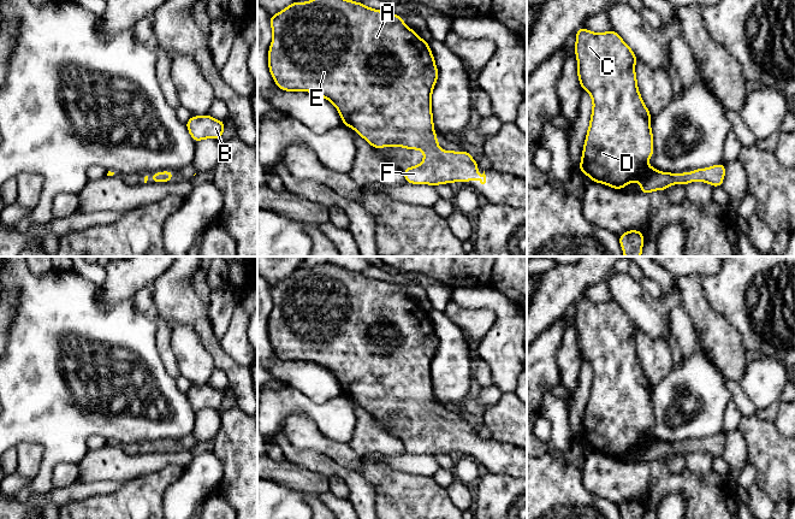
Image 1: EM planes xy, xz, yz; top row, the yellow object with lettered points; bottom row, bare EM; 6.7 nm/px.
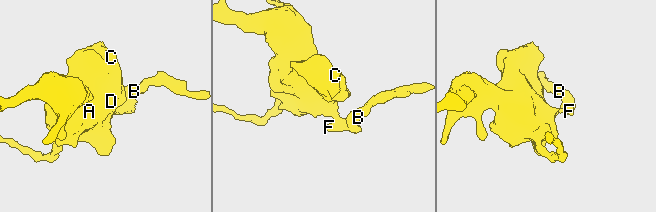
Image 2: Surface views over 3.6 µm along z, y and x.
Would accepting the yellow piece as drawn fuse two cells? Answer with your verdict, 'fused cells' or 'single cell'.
single cell

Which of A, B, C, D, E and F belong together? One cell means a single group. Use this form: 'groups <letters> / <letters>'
groups A B C D E F

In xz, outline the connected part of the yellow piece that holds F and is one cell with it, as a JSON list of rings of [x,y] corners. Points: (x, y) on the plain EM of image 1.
[[[322,264],[308,272],[292,272],[271,285],[269,294],[273,309],[268,320],[268,337],[277,356],[285,361],[310,361],[327,368],[338,379],[343,395],[352,397],[374,418],[401,415],[422,419],[423,431],[402,440],[407,453],[435,456],[474,449],[486,453],[485,441],[481,446],[476,444],[477,432],[468,421],[445,421],[439,418],[432,385],[432,360],[439,341],[428,312],[409,299],[398,284],[369,278],[334,264]]]

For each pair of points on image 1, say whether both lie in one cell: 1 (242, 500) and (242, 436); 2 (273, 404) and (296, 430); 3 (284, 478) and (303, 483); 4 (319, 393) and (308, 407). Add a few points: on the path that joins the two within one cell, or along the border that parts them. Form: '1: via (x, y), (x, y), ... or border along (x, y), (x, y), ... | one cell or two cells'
1: via (242, 484), (242, 452) | one cell
2: border along (283, 424), (294, 414), (304, 414), (314, 424) | two cells
3: via (289, 478), (298, 478) | one cell
4: border along (288, 385), (295, 387), (318, 402), (339, 396) | two cells

